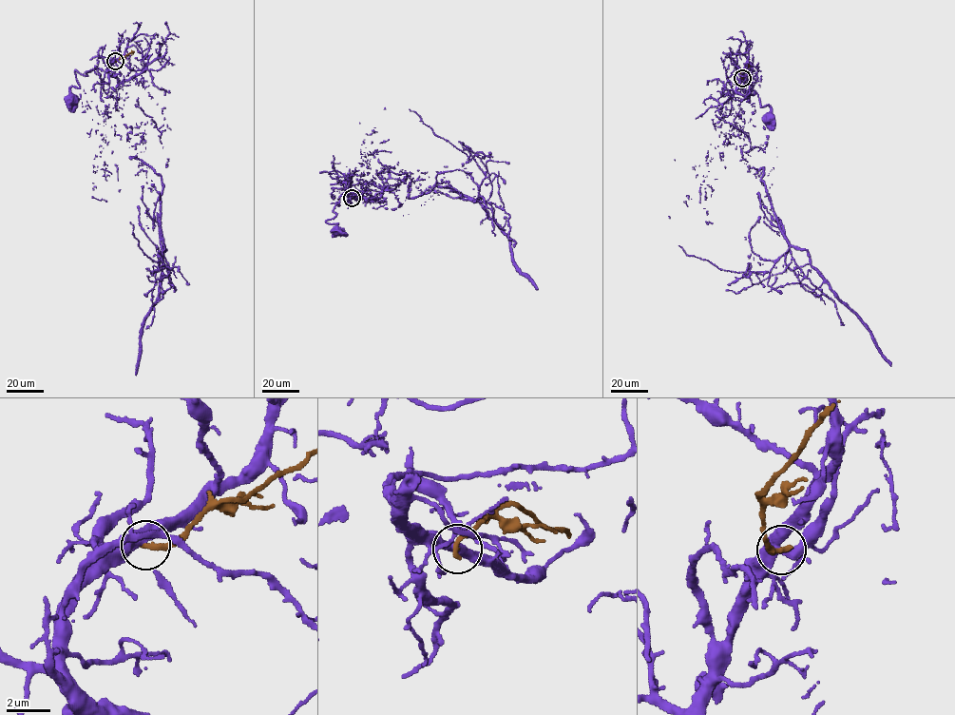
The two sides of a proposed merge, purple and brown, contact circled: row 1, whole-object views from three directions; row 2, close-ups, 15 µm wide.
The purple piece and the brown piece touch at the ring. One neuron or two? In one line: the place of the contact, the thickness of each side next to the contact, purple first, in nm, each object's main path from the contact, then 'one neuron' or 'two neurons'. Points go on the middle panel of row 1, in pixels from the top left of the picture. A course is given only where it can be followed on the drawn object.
place (352, 198); calibres 460 and 280 nm; course purple (352, 198), (347, 193), (339, 197), (333, 210), (336, 215), (326, 221), (337, 223), (334, 235), (338, 231); course brown (352, 198), (357, 195), (366, 200); two neurons

